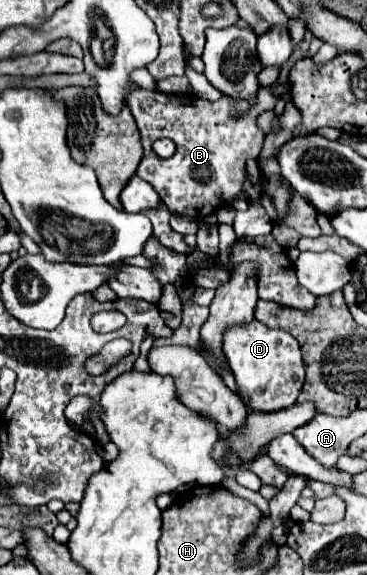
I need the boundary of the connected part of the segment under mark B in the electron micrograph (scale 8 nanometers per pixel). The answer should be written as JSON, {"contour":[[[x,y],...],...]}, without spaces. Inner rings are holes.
{"contour":[[[139,88],[139,92],[133,92],[127,100],[145,148],[137,176],[155,188],[171,213],[185,214],[193,219],[202,218],[215,214],[217,208],[231,204],[235,198],[257,200],[269,214],[271,222],[289,226],[301,236],[319,236],[321,230],[315,228],[317,210],[307,200],[289,188],[291,200],[287,202],[287,212],[285,216],[279,216],[273,198],[269,198],[261,182],[261,172],[255,158],[263,148],[265,134],[257,126],[257,118],[263,110],[275,108],[275,102],[275,90],[269,88],[257,90],[255,104],[249,100],[233,100],[229,96],[209,102],[197,98],[195,94],[163,94]],[[157,138],[171,138],[177,144],[177,152],[171,158],[159,158],[151,146]]]}

